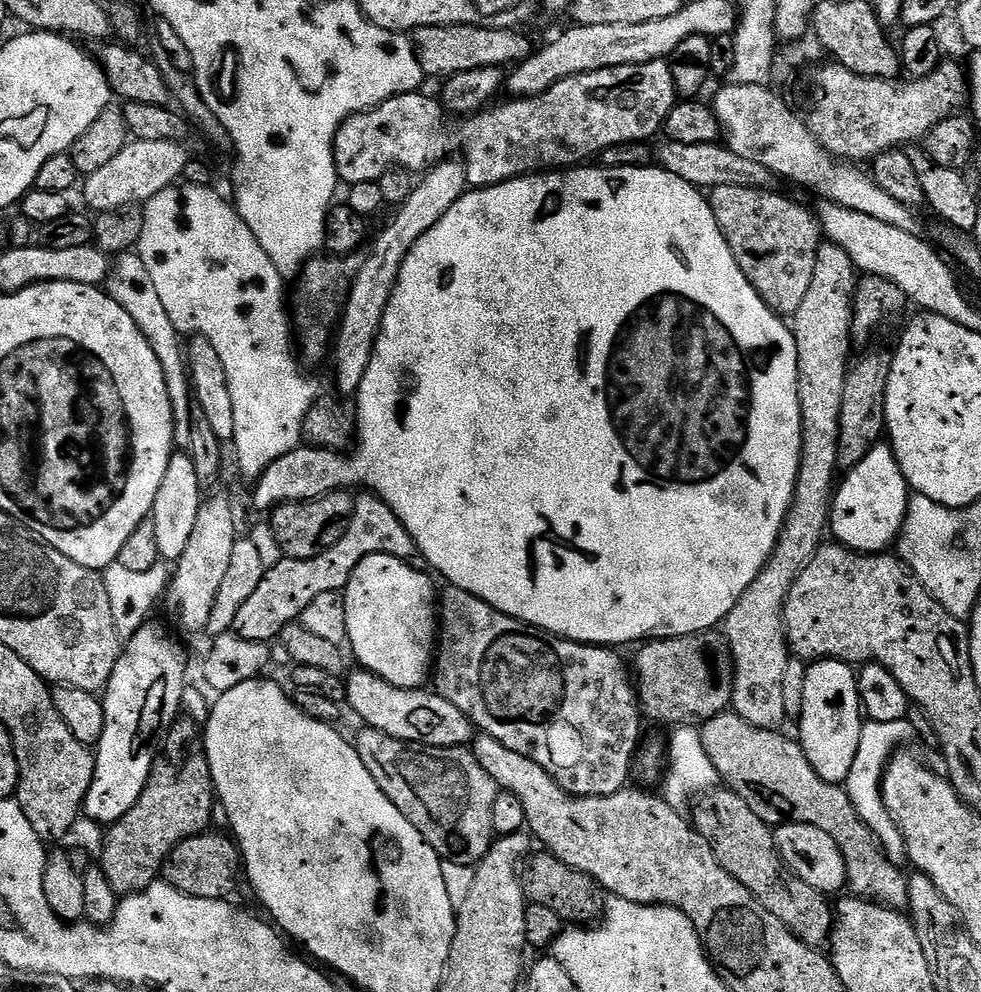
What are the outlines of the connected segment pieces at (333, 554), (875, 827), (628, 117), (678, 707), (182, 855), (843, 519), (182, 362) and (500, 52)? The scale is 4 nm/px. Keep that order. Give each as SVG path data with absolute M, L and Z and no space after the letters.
M364 490L359 494L361 496L355 497L354 514L346 534L342 534L342 538L338 538L330 550L305 560L280 558L273 568L271 565L265 571L262 582L258 582L258 590L250 594L250 599L234 618L232 632L235 636L256 643L275 641L287 624L299 621L300 615L314 598L331 592L343 593L358 562L367 556L386 554L406 562L419 572L429 571L426 558L418 550L414 538L410 538L406 526L398 522L398 514L394 514L394 510L390 510L390 506L386 506L386 502L382 502L375 492Z
M904 718L881 724L865 722L862 726L862 734L858 738L858 754L854 754L854 766L850 766L850 774L846 781L846 791L858 818L862 818L865 826L875 834L884 850L884 855L897 866L903 865L906 860L904 839L886 810L880 793L880 781L884 779L884 769L887 768L889 760L897 749L907 745L904 743L914 739L915 736L916 732L912 729L911 722Z
M667 59L649 64L618 66L571 76L537 96L509 99L509 104L497 103L487 110L469 115L460 124L460 132L444 121L446 109L435 95L423 96L423 91L404 92L390 98L368 112L355 112L340 123L334 138L336 175L345 185L378 181L392 168L404 168L420 174L429 166L449 159L459 146L464 151L463 163L468 170L468 183L473 189L489 188L520 176L543 174L549 170L567 170L599 157L602 150L619 144L638 144L651 141L655 132L663 129L670 110L678 102L672 65Z
M709 630L706 632L695 632L685 636L665 636L663 638L653 638L639 645L640 653L636 656L636 668L634 664L634 683L636 694L640 701L640 711L645 717L648 716L656 724L672 724L671 726L699 726L704 721L714 718L718 714L729 711L732 702L733 690L733 668L732 657L728 652L728 642L719 631Z
M209 830L200 836L191 836L176 847L164 861L162 879L170 886L194 898L228 900L236 888L236 879L242 876L242 857L231 835Z
M881 442L876 444L858 462L858 466L847 469L848 476L839 481L832 497L830 513L830 532L844 547L854 552L876 554L888 544L888 520L896 516L896 504L907 505L910 499L910 489L902 470L892 452L891 444Z
M124 254L117 260L120 261L117 264L115 261L111 265L110 275L106 281L107 294L110 298L114 298L114 302L118 302L118 306L122 306L122 310L126 310L126 314L130 314L130 318L134 318L138 330L142 330L146 342L150 342L150 350L154 350L158 363L162 365L162 374L166 374L166 390L170 394L170 406L174 414L175 447L187 450L190 446L190 422L194 397L188 378L186 352L182 347L181 333L177 332L174 322L170 322L170 314L166 314L162 301L158 299L158 290L154 287L154 281L150 279L140 255Z
M451 24L450 26L418 28L411 33L410 39L425 77L447 78L466 74L468 70L482 70L483 68L504 70L509 66L520 64L534 52L534 46L522 33L523 31L511 28L478 28Z

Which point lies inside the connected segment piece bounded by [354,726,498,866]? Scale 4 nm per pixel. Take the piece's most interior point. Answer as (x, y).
(446, 796)

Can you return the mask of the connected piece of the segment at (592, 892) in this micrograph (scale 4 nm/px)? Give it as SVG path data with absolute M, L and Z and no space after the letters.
M540 850L537 856L529 855L523 861L519 873L520 888L524 891L525 901L554 910L561 922L567 922L572 926L591 925L605 907L606 900L602 895L602 889L593 876L587 876L585 872L566 866L566 862L562 862L547 850Z

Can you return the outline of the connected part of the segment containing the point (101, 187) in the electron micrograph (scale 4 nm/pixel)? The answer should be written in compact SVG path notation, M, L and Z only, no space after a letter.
M133 139L112 159L107 166L102 166L102 170L94 170L84 181L84 200L93 208L93 213L119 212L121 208L131 208L133 206L143 206L148 203L154 194L162 190L173 187L183 177L184 167L188 164L190 153L184 149L183 143L174 142L146 142L145 140Z

